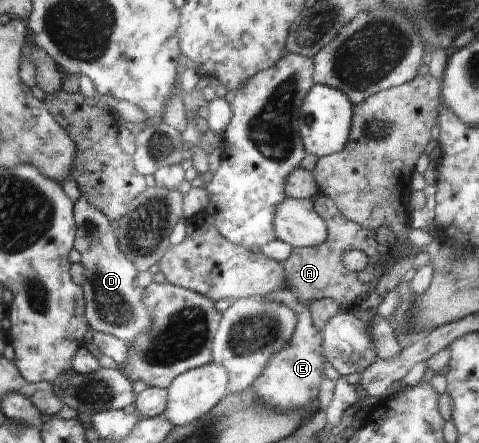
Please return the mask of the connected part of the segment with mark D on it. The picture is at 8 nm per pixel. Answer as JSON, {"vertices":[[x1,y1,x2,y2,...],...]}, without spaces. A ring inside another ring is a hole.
{"vertices":[[80,195,76,202,77,238,76,247,81,254,80,263,85,267,85,278,82,287,85,291,86,314,89,324,95,331,99,331,122,340,127,346,136,341,136,338,152,327,152,317,148,314,142,301,144,288,135,283,138,270,121,254,119,235,110,220,100,210,92,207,89,201]]}

